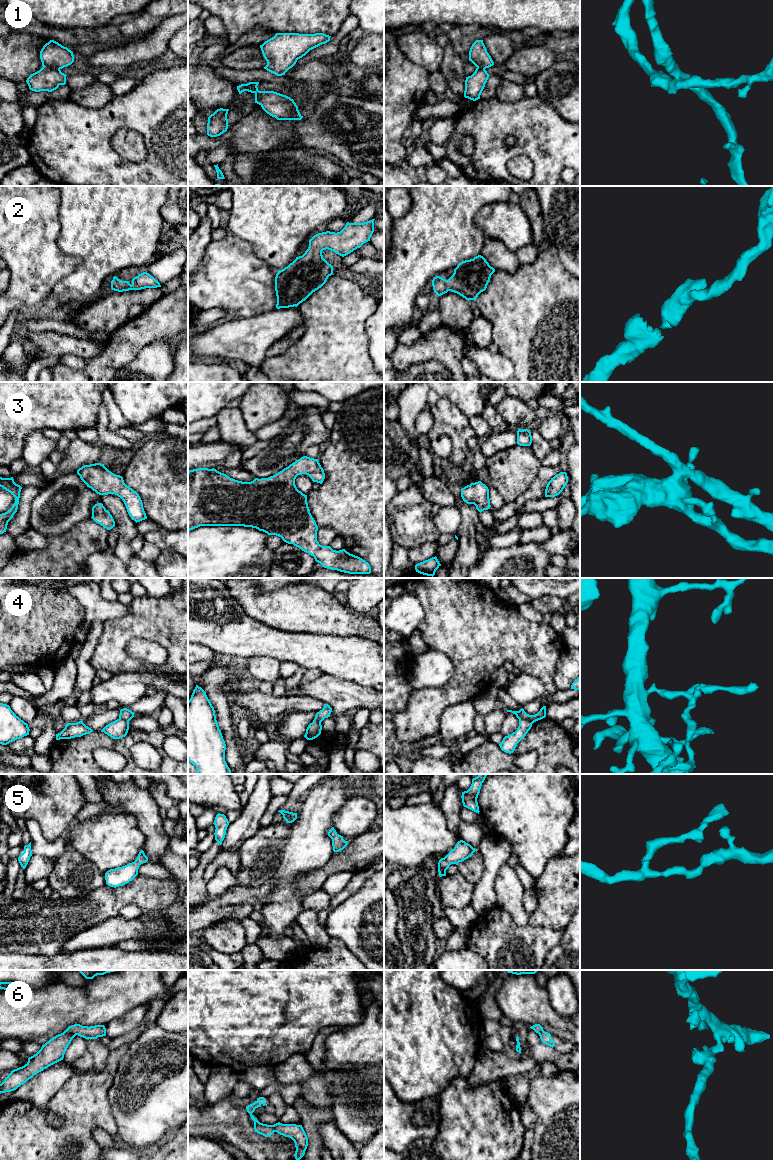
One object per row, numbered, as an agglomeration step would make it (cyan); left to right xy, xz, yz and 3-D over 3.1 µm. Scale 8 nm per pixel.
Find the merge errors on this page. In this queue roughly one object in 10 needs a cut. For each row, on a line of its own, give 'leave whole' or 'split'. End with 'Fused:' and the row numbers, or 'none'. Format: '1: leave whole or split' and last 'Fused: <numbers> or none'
1: split
2: leave whole
3: leave whole
4: split
5: leave whole
6: split
Fused: 1, 4, 6

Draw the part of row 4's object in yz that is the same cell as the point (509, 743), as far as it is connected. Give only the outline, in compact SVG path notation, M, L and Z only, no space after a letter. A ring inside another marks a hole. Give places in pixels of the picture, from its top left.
M528 719L519 720L519 726L515 732L505 736L499 744L502 751L506 753L513 753L517 744L526 736L532 727L532 722Z

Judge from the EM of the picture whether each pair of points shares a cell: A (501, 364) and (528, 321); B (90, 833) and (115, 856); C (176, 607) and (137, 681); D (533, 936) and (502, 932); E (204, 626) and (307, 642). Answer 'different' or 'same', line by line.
A: different
B: same
C: different
D: same
E: same

